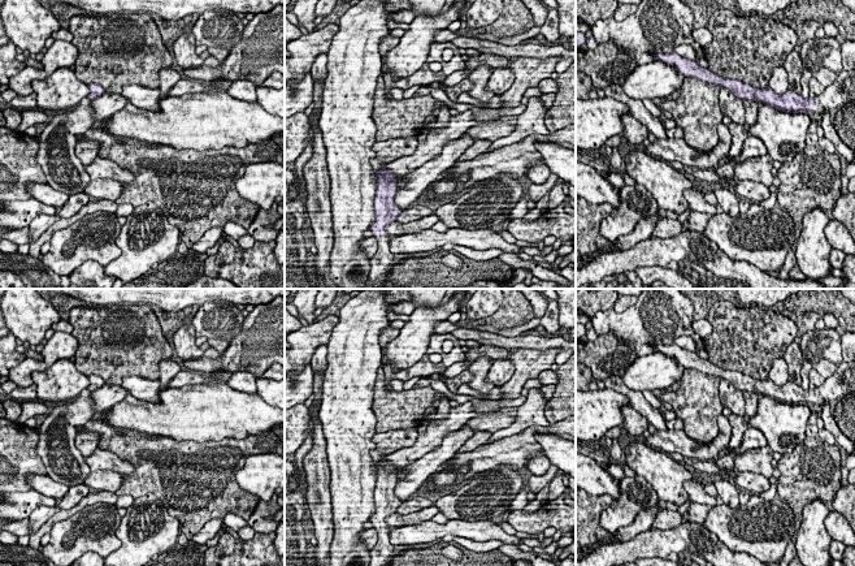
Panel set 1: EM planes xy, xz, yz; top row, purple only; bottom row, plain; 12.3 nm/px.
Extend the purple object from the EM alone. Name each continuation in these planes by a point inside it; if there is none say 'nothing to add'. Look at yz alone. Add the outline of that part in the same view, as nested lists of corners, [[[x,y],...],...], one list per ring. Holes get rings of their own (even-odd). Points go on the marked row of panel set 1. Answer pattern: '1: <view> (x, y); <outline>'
1: yz (842, 90); [[[855,69],[842,70],[821,95],[813,98],[813,111],[819,113],[829,112],[852,100],[855,100]]]

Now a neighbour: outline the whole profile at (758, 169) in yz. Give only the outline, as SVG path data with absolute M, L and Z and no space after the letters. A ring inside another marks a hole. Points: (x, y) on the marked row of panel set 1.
M765 154L759 157L750 157L742 163L735 163L734 177L737 180L750 180L754 182L760 182L769 187L773 182L772 168L773 159Z

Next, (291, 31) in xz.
M285 17L285 57L290 57L290 52L287 51L286 44L301 35L303 34L298 25L292 23L288 18Z

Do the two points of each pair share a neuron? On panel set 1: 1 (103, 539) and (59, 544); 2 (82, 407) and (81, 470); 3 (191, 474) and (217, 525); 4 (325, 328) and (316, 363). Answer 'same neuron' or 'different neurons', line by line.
1: same neuron
2: same neuron
3: different neurons
4: different neurons

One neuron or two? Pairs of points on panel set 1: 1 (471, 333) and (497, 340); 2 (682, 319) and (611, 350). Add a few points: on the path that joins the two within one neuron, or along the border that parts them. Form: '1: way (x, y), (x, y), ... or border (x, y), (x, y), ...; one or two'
1: way (477, 336), (490, 338); one
2: border (598, 335), (612, 331), (638, 357); two

